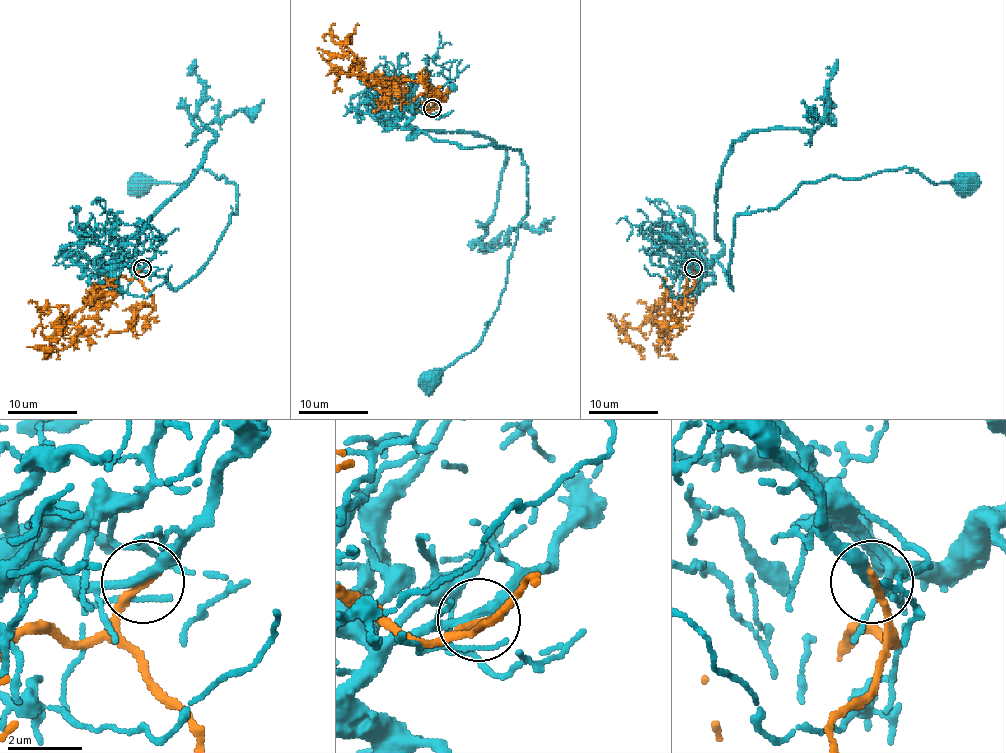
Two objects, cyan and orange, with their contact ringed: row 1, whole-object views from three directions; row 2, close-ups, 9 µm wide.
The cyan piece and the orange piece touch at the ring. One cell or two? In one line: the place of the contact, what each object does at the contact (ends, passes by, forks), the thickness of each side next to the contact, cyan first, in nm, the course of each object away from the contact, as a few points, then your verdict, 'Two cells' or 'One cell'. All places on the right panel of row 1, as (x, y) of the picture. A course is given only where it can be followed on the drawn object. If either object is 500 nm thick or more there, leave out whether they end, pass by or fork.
Place: (693, 268). At the ring cyan passes by. At the ring orange ends. Thickness 240 nm (cyan) against 220 nm. Course of cyan: (693, 268), (716, 260), (733, 287), (735, 218), (777, 209), (803, 183), (909, 167), (932, 183), (970, 188). Course of orange: (693, 268), (696, 279), (691, 277), (681, 294), (637, 328), (628, 328), (627, 338), (639, 348), (632, 347). Two cells

